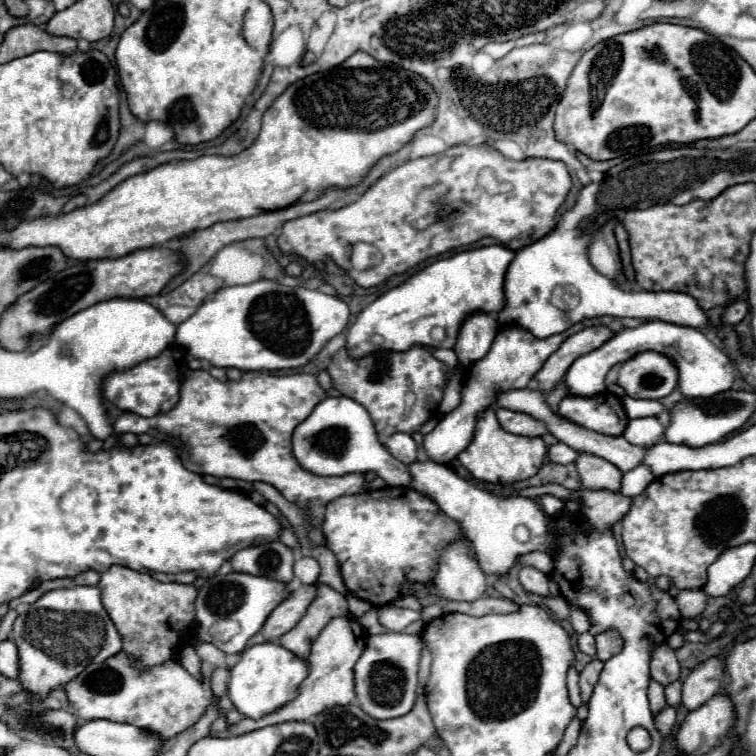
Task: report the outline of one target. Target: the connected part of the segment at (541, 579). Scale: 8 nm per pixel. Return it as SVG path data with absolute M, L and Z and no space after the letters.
M521 566L519 582L527 592L533 592L533 594L539 594L539 596L547 596L549 594L549 576L539 572L537 568Z

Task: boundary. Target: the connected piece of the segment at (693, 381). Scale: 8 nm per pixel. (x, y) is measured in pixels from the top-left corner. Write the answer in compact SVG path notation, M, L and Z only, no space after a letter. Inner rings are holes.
M653 320L653 322L645 322L637 328L625 328L625 330L617 332L611 340L607 340L603 346L599 346L597 350L579 356L571 364L571 368L565 372L567 392L573 396L595 396L595 394L603 392L605 390L603 378L609 372L609 368L613 368L615 364L621 364L623 360L629 360L631 356L635 356L643 350L655 350L673 360L673 364L677 366L677 372L679 372L679 392L685 398L711 398L719 392L729 390L735 380L733 362L721 350L721 346L711 342L703 332L699 332L697 328L689 328L689 326Z

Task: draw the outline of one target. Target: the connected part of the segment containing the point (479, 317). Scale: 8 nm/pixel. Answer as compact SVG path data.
M485 312L469 314L459 328L459 338L453 348L459 362L463 366L471 366L475 360L481 360L487 354L497 330L499 322L493 316Z

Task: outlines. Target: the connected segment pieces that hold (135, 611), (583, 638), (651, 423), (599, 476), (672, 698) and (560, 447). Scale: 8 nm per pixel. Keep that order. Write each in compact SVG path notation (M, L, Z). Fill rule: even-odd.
M111 566L101 574L99 590L103 594L103 606L117 624L123 636L123 650L135 660L137 666L155 666L171 660L175 652L185 644L187 630L195 620L195 596L193 584L157 582L145 572L135 572L123 566Z
M585 632L585 634L579 634L577 638L577 648L583 652L583 654L589 654L591 658L595 658L595 638Z
M629 412L629 418L639 418L639 420L629 420L623 436L627 442L651 448L663 438L663 426L659 420L641 417L640 415Z
M579 454L577 458L577 470L581 476L581 488L583 490L613 490L617 492L621 488L623 472L611 464L609 460L603 460L593 454Z
M679 680L665 688L665 698L667 698L667 704L673 708L677 708L681 704L681 682Z
M557 442L549 448L549 460L555 464L571 464L575 462L575 458L577 458L577 452L563 442Z

